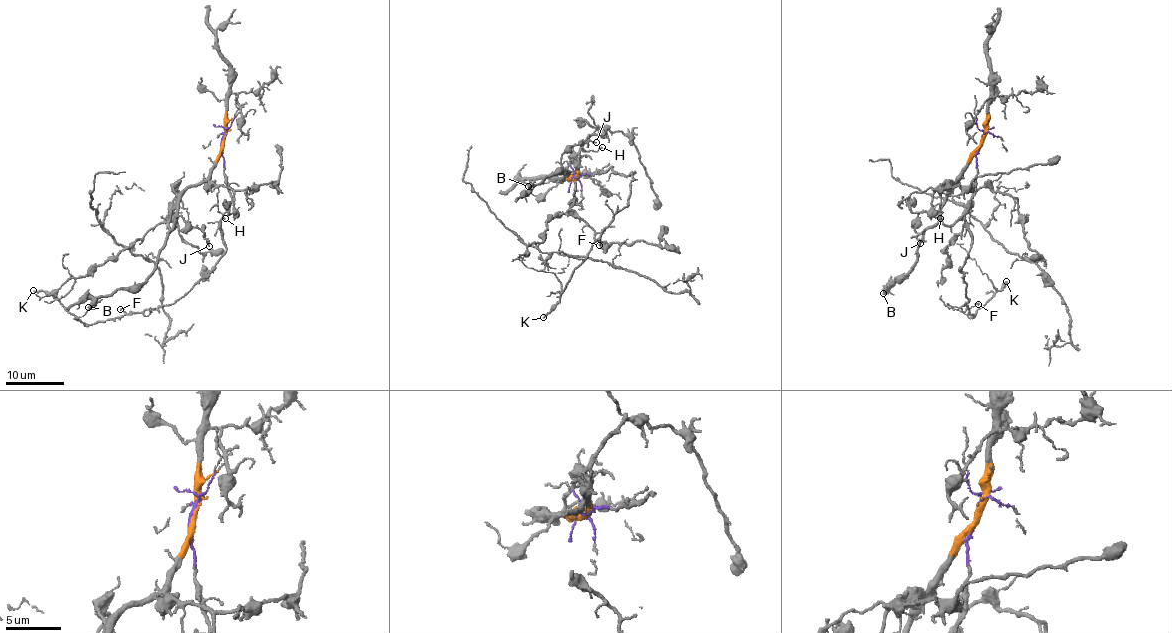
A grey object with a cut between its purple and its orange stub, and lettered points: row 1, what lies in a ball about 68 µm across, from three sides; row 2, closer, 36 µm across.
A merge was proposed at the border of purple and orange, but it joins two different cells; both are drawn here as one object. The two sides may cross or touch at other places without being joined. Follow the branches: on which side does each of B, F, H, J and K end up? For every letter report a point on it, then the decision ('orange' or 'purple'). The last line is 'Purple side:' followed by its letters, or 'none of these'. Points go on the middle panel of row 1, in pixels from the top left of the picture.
B: (528, 186) | orange
F: (599, 245) | purple
H: (602, 147) | orange
J: (596, 142) | orange
K: (543, 317) | purple
Purple side: F, K

